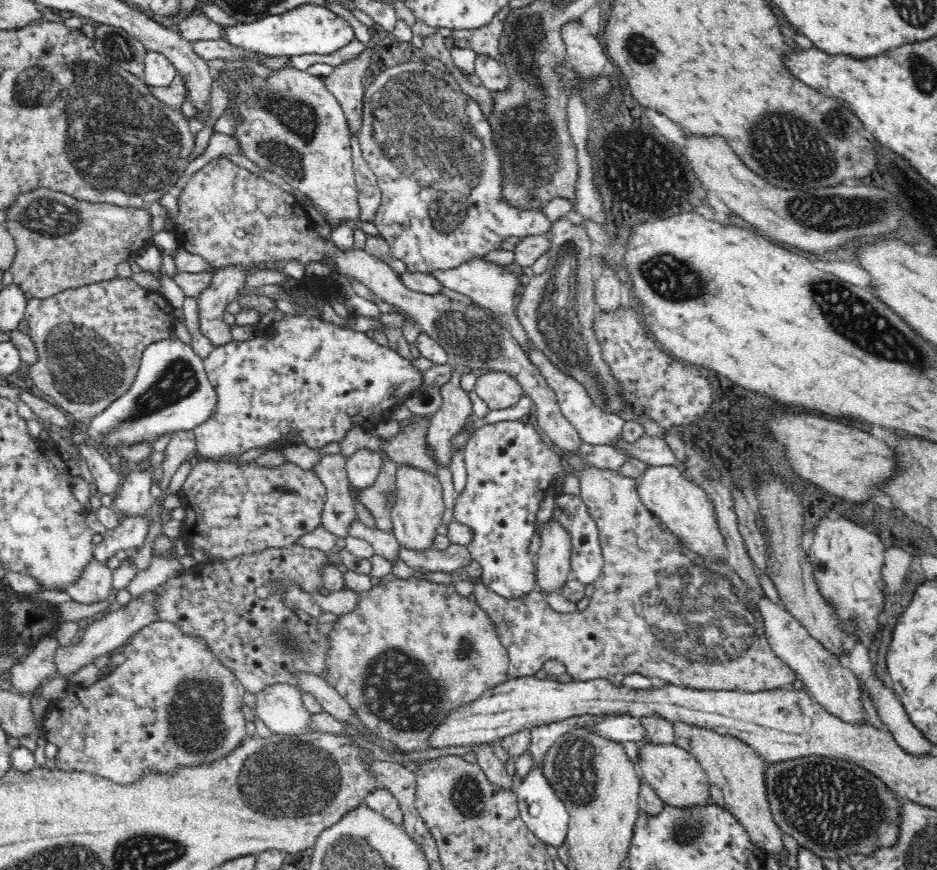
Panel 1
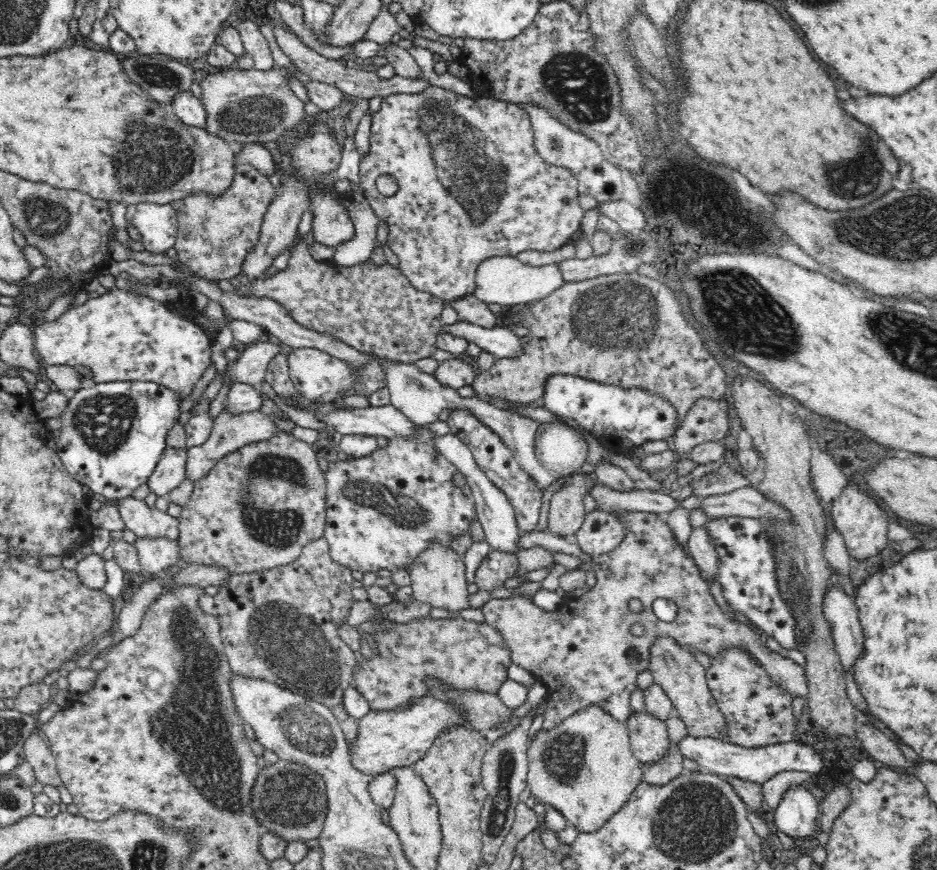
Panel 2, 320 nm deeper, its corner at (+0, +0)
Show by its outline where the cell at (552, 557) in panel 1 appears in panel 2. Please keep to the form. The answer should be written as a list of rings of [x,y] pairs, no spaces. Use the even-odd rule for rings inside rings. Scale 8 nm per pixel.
[[[586,474],[564,477],[550,500],[547,530],[560,537],[574,536],[586,516],[583,498],[588,492]]]

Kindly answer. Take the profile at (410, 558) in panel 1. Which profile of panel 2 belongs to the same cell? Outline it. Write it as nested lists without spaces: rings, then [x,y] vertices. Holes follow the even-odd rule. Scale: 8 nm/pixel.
[[[491,550],[475,572],[475,583],[481,590],[500,590],[507,580],[516,576],[518,567],[516,555]]]

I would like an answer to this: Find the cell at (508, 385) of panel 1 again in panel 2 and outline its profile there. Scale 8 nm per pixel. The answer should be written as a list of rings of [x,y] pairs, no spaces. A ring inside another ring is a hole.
[[[616,273],[610,276],[600,276],[600,278],[594,278],[590,280],[579,281],[576,283],[565,283],[562,288],[555,290],[550,296],[536,301],[522,310],[522,316],[520,316],[520,324],[526,328],[529,341],[520,344],[520,354],[518,356],[510,356],[510,358],[500,358],[494,361],[494,364],[490,367],[490,370],[481,371],[474,379],[472,384],[476,394],[481,397],[495,397],[496,399],[504,399],[518,405],[528,405],[534,400],[538,400],[540,396],[545,393],[547,380],[552,375],[572,375],[579,376],[580,378],[593,380],[594,382],[600,382],[602,384],[617,384],[622,387],[634,387],[639,386],[652,392],[657,392],[660,396],[667,398],[676,409],[678,413],[679,422],[683,421],[683,417],[686,416],[686,412],[690,410],[690,407],[696,400],[701,398],[713,398],[714,400],[723,399],[726,392],[726,374],[722,370],[722,366],[716,361],[716,358],[712,353],[704,346],[702,336],[696,332],[696,328],[692,322],[690,322],[690,316],[686,314],[686,310],[682,308],[680,300],[674,296],[673,288],[668,288],[662,279],[654,280],[654,278],[648,278],[648,276],[642,276],[640,273]]]

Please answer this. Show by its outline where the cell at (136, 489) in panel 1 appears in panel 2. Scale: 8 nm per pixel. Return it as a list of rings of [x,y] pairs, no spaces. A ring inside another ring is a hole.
[[[167,446],[162,453],[160,462],[147,480],[151,492],[157,496],[168,495],[183,480],[186,480],[187,448]]]

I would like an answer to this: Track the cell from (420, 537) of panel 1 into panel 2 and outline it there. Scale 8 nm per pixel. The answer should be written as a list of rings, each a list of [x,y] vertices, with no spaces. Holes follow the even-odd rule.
[[[432,543],[410,567],[411,597],[434,608],[447,610],[453,615],[462,610],[468,610],[472,608],[469,597],[471,594],[468,591],[470,582],[465,572],[463,558],[456,555],[451,547],[442,547],[440,543]]]

